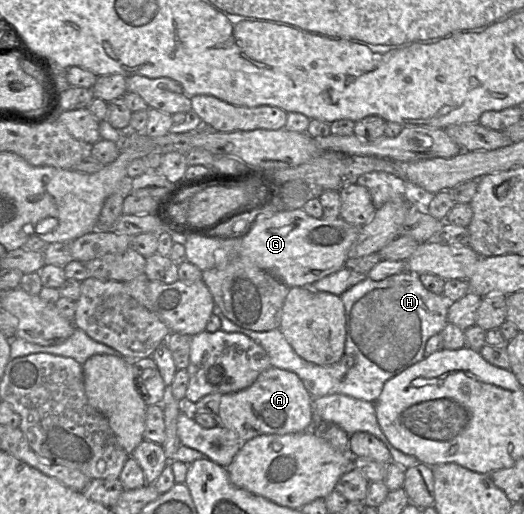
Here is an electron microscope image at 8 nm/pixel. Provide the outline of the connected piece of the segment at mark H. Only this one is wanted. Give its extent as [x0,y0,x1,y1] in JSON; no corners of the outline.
[213,271,450,403]

